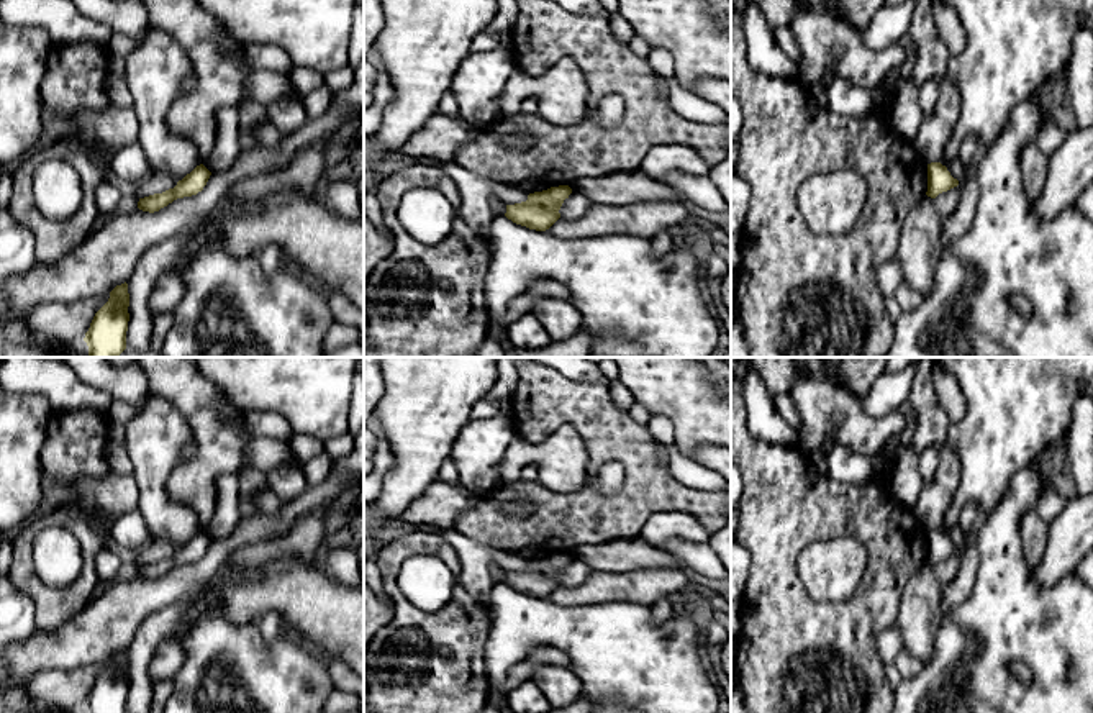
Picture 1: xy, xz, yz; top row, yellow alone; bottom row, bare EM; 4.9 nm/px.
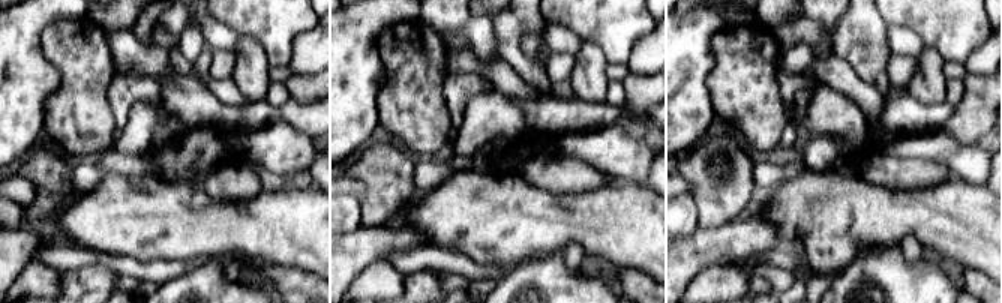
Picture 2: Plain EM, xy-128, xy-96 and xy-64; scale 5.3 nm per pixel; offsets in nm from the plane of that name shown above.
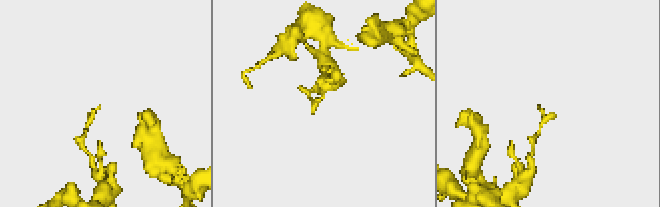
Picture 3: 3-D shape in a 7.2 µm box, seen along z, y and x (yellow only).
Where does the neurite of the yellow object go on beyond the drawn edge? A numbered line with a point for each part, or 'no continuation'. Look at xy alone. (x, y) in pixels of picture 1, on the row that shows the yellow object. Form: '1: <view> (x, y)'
no continuation

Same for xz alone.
no continuation

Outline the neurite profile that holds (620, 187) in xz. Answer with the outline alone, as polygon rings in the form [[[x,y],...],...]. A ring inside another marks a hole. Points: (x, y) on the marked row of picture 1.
[[[641,167],[631,172],[613,172],[595,179],[578,179],[572,192],[583,193],[596,205],[631,205],[637,202],[683,202],[667,184],[649,177]]]

